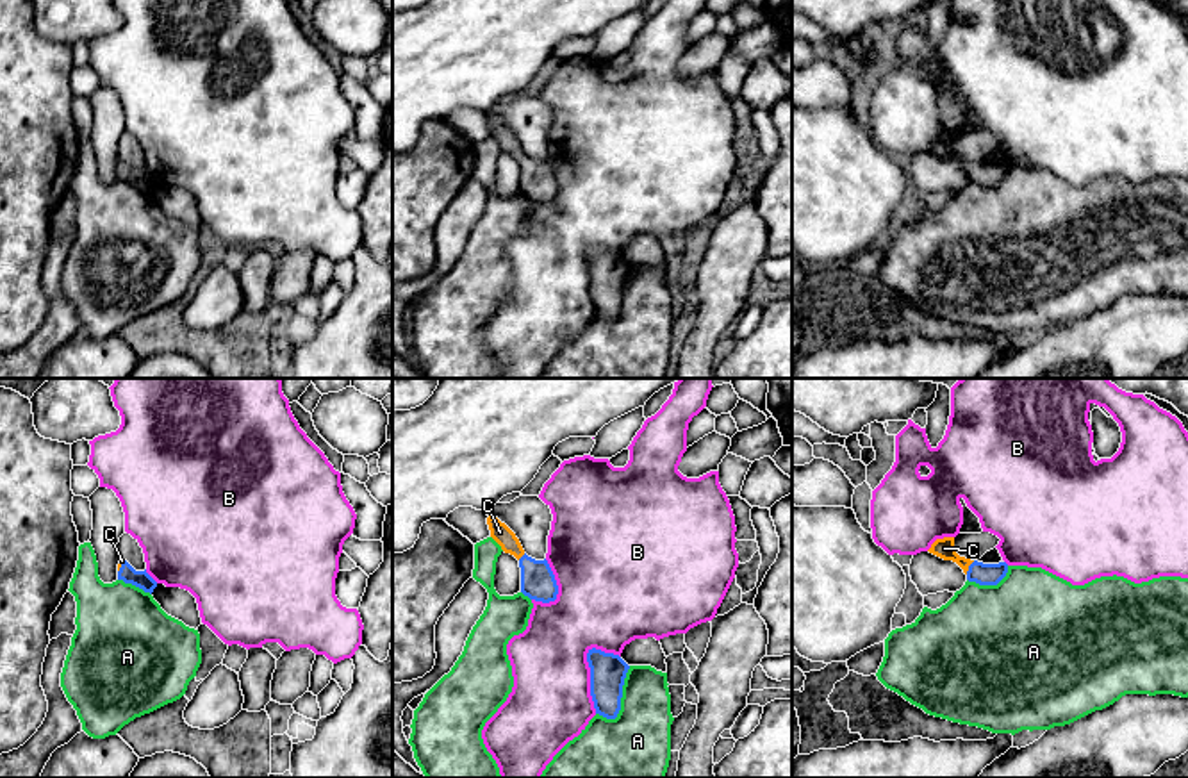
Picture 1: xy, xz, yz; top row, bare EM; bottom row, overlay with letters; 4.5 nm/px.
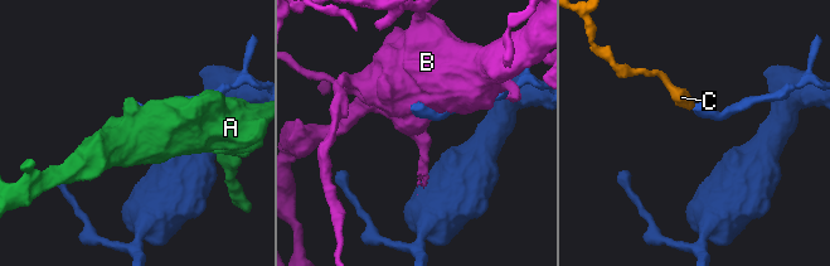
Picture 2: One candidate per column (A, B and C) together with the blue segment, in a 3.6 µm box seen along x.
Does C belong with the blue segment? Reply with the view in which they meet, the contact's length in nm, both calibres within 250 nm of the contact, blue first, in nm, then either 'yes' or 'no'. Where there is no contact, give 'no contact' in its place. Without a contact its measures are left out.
yz | 80 nm | 100/90 nm | yes

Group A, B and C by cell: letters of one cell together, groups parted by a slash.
A / B / C

